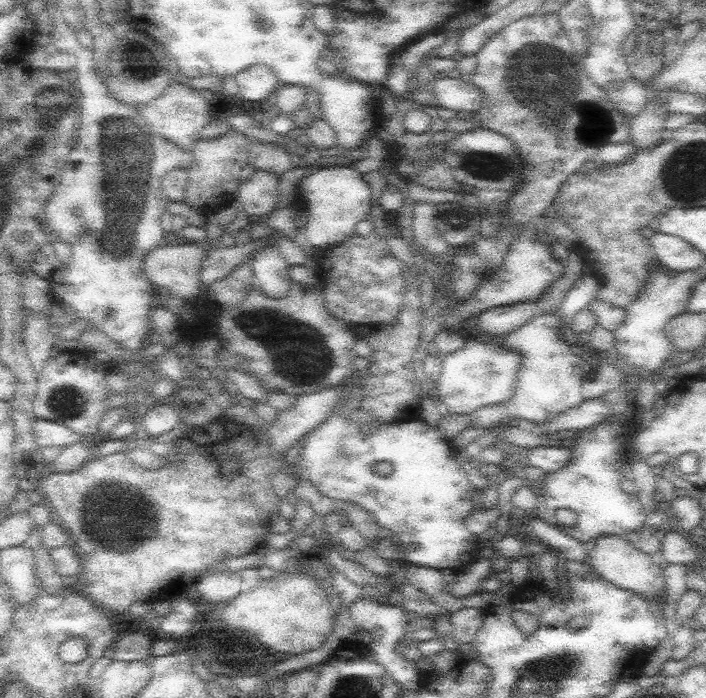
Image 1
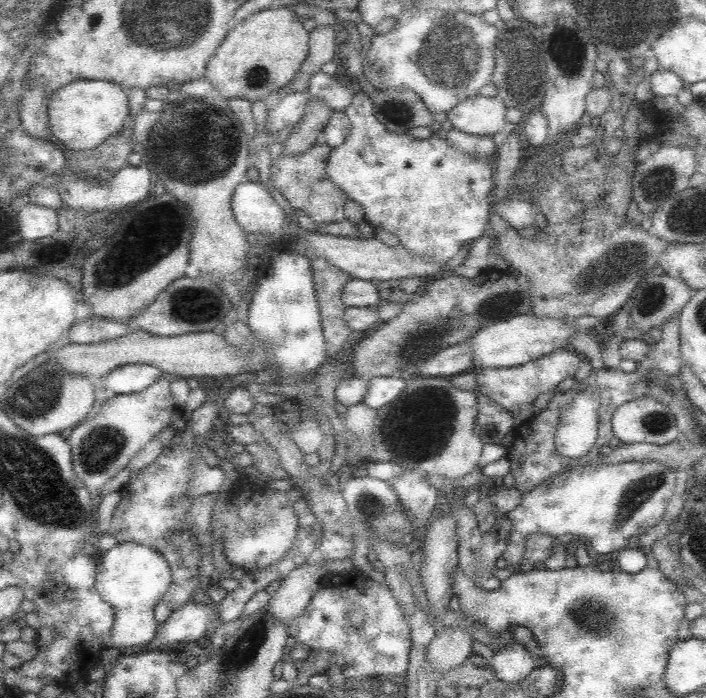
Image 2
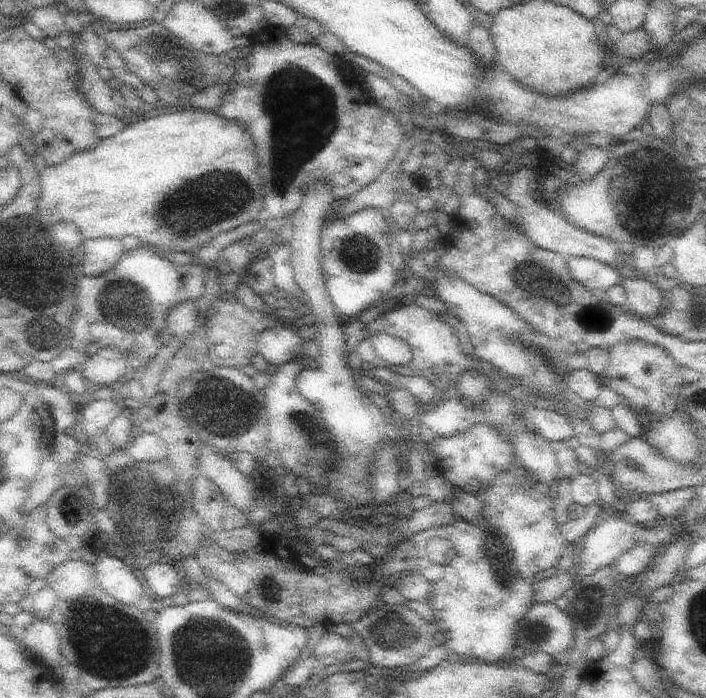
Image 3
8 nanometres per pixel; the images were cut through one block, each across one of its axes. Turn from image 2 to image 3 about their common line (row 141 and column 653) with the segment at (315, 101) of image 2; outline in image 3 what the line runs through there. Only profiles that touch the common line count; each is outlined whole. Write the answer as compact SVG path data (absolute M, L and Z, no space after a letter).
M631 278L623 280L621 286L625 288L627 296L627 310L633 312L637 318L651 320L661 312L663 290L649 284L645 278Z

